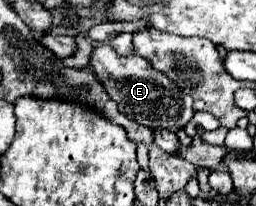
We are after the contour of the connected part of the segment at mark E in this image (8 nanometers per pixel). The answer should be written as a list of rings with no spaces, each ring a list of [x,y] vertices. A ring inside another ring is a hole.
[[[102,43],[92,49],[90,55],[90,71],[102,79],[106,93],[110,99],[116,99],[118,111],[122,111],[128,119],[142,123],[150,129],[184,129],[184,125],[192,119],[192,97],[184,95],[166,75],[150,67],[146,59],[140,55],[118,55],[108,43]]]

